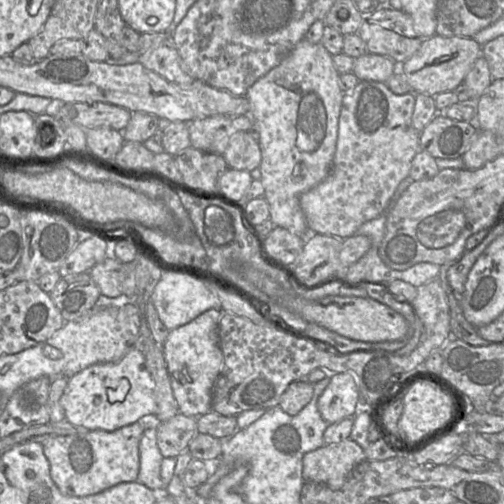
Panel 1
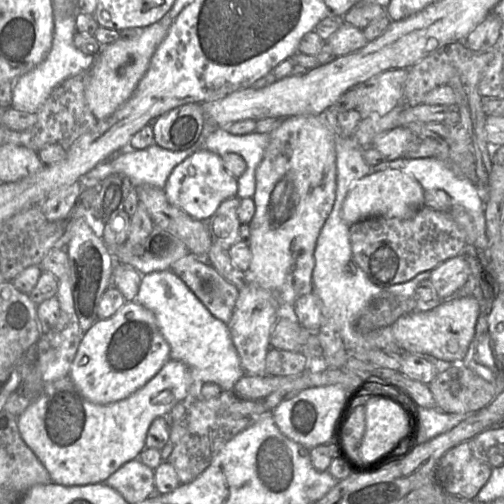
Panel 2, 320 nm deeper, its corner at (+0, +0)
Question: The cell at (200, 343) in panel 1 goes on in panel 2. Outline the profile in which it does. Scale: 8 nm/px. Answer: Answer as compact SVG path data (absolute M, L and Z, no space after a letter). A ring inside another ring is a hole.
M173 359L168 360L162 367L162 369L142 388L123 400L109 404L96 404L89 401L80 393L80 391L76 388L69 377L64 377L46 385L38 399L30 404L25 409L25 411L17 417L17 425L22 439L47 469L53 483L63 486L83 486L88 484L104 483L109 476L116 472L125 463L139 458L140 453L146 448L146 436L151 423L158 417L167 417L172 408L179 402L183 401L186 410L188 410L190 405L194 401L199 399L200 387L201 386L198 386L196 383L193 382L188 367L184 363Z

